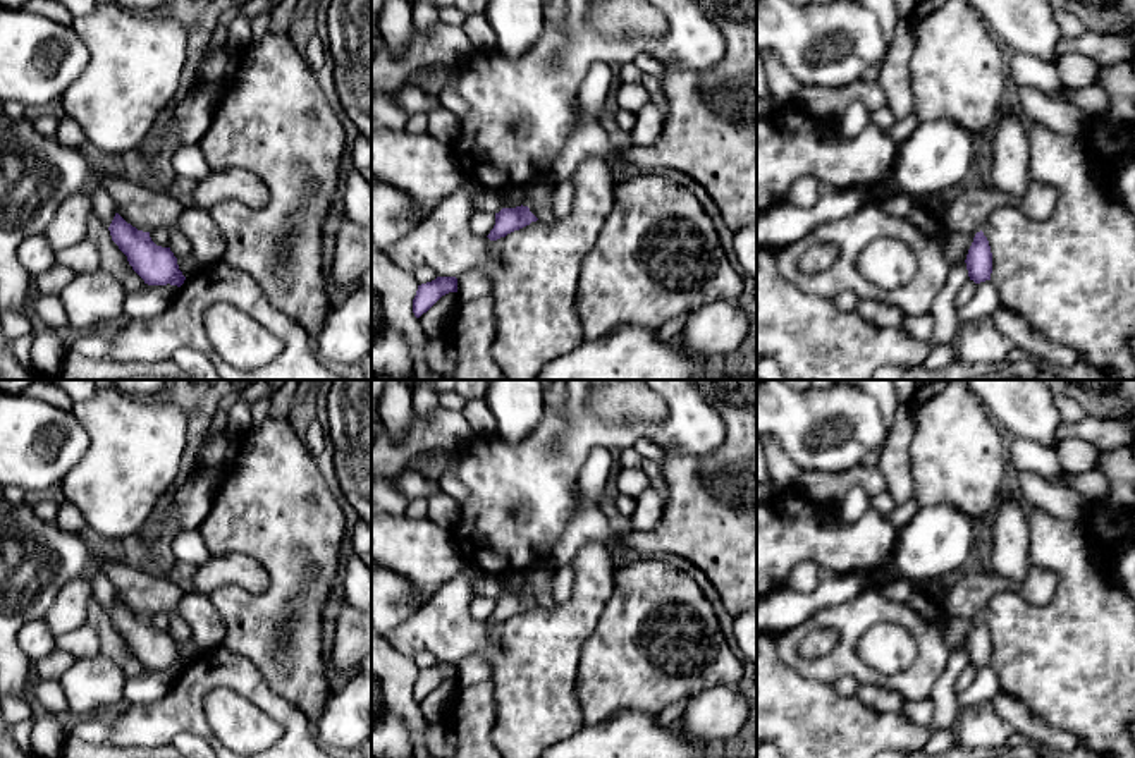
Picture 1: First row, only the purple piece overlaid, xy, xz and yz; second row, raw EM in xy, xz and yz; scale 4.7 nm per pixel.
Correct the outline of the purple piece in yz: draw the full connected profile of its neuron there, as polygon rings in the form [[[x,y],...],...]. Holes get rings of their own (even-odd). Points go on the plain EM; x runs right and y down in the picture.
[[[1030,567],[1023,581],[1009,581],[996,572],[975,569],[965,572],[944,591],[942,612],[946,617],[970,617],[973,627],[966,639],[966,655],[975,669],[991,665],[992,638],[982,614],[992,596],[1013,591],[1034,605],[1047,605],[1054,596],[1058,576],[1042,567]]]

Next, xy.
[[[115,552],[101,555],[101,572],[117,593],[108,612],[112,626],[127,641],[132,655],[148,670],[181,672],[186,662],[177,645],[191,638],[191,629],[174,614],[184,591],[169,578]],[[158,614],[170,619],[167,633],[156,631],[150,622]]]

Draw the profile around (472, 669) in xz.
[[[475,653],[457,662],[459,686],[473,686],[476,682],[492,681],[492,663],[487,655]]]

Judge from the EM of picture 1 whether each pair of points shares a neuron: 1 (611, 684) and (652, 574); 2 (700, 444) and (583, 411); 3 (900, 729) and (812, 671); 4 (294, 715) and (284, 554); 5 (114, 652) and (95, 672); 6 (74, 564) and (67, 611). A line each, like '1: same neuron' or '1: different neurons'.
1: same neuron
2: same neuron
3: different neurons
4: different neurons
5: different neurons
6: different neurons

